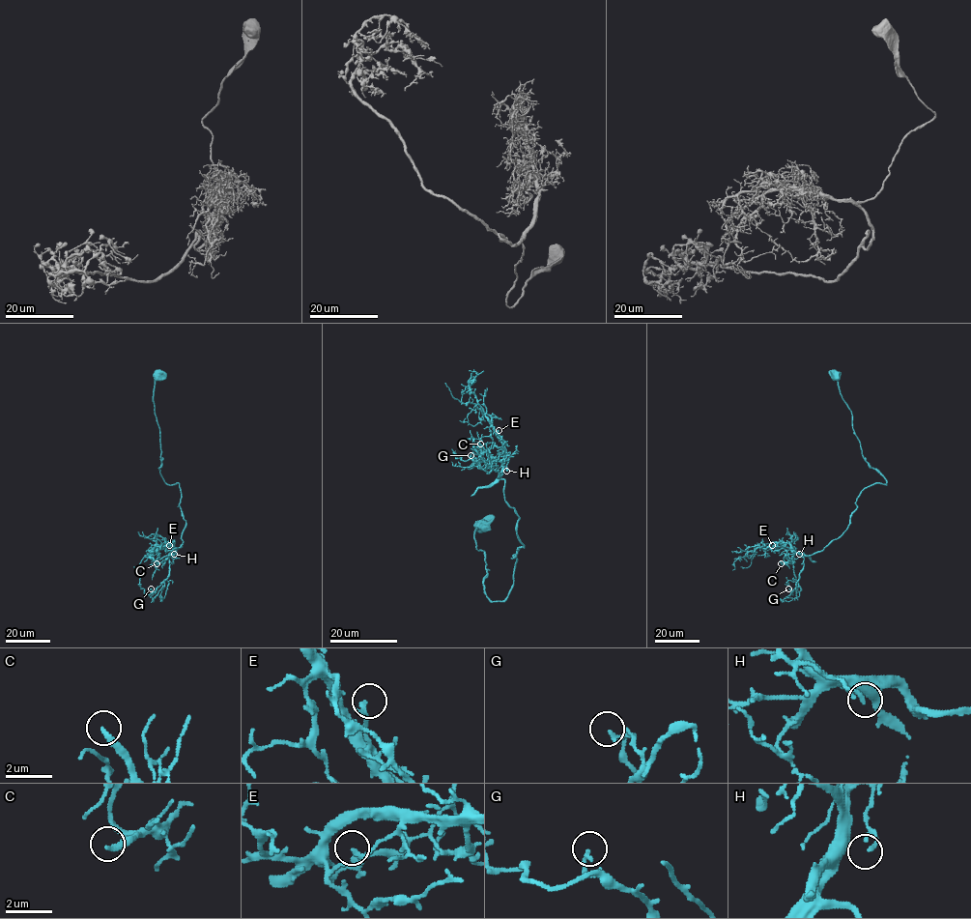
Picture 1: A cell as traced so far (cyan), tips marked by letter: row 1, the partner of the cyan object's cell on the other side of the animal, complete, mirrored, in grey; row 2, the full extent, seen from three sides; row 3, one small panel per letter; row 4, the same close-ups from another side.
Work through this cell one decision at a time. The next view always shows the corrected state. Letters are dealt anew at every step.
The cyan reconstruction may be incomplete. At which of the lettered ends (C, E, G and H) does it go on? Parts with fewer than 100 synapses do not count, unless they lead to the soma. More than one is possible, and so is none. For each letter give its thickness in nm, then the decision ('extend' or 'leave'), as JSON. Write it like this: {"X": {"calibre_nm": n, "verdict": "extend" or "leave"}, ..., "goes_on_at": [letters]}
{"C": {"calibre_nm": 200, "verdict": "extend"}, "E": {"calibre_nm": 200, "verdict": "leave"}, "G": {"calibre_nm": 170, "verdict": "leave"}, "H": {"calibre_nm": 140, "verdict": "leave"}, "goes_on_at": ["C"]}

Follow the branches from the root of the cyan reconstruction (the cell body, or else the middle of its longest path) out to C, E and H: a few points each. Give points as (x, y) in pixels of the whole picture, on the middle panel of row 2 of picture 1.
C: (482, 526), (484, 591), (503, 600), (523, 546), (519, 515), (501, 464), (480, 444)
E: (482, 526), (474, 539), (484, 552), (484, 591), (503, 600), (523, 544), (499, 477), (499, 430)
H: (482, 526), (474, 539), (484, 552), (484, 591), (503, 600), (523, 546), (499, 477), (504, 461), (506, 471)

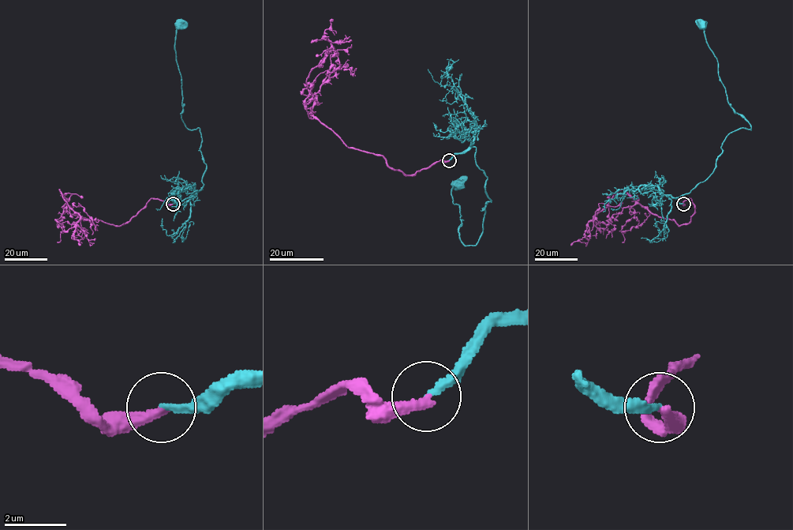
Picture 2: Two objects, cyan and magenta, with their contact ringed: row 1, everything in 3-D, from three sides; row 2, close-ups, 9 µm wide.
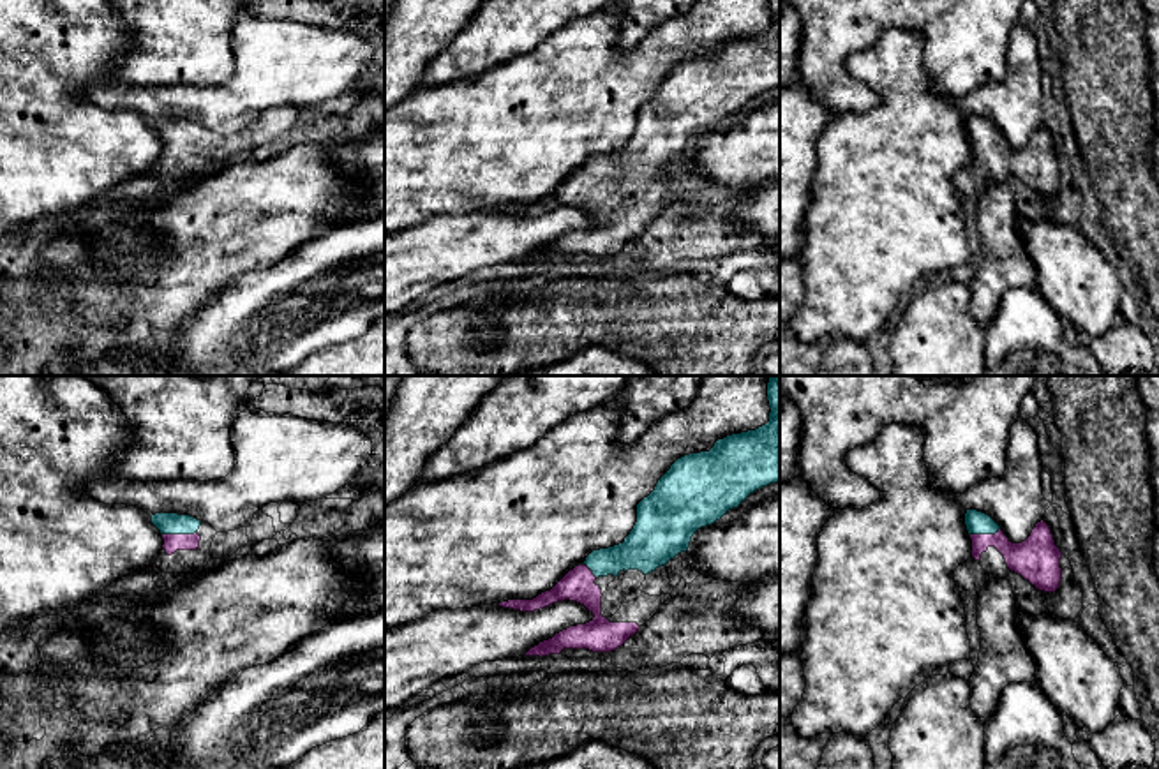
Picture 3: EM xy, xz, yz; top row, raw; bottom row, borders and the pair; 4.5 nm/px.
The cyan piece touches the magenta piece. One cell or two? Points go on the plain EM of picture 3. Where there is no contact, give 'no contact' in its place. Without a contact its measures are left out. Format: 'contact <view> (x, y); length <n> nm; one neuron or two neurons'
contact xy (179, 138); length 160 nm; one neuron

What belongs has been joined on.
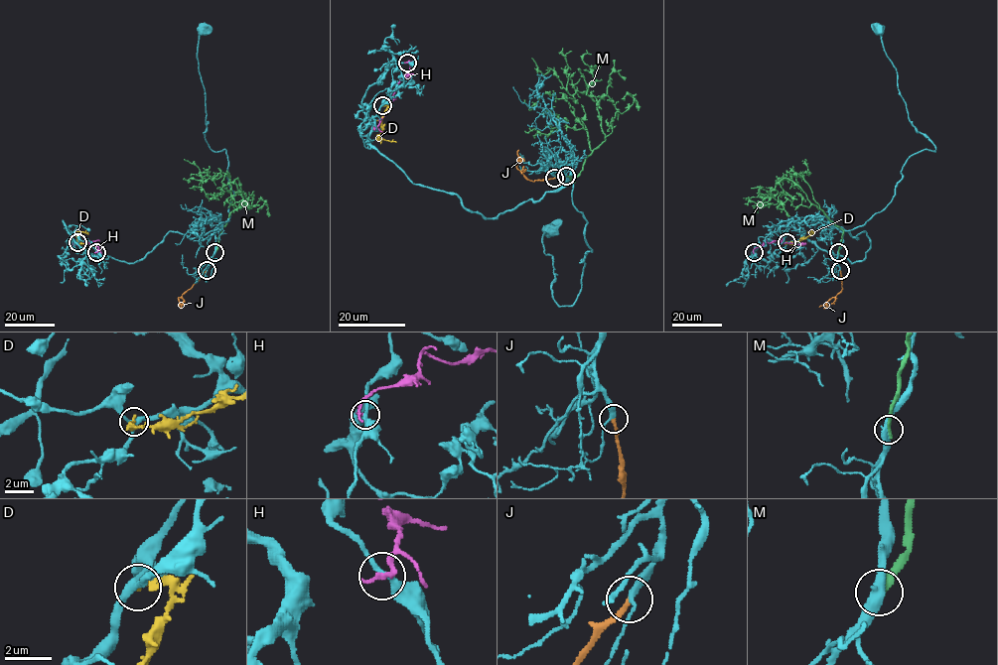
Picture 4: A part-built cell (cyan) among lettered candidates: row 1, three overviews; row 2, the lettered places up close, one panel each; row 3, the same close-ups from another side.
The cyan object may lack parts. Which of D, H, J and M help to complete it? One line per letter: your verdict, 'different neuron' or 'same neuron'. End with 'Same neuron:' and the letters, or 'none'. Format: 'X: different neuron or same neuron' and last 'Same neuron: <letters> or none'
D: different neuron
H: different neuron
J: same neuron
M: different neuron
Same neuron: J

